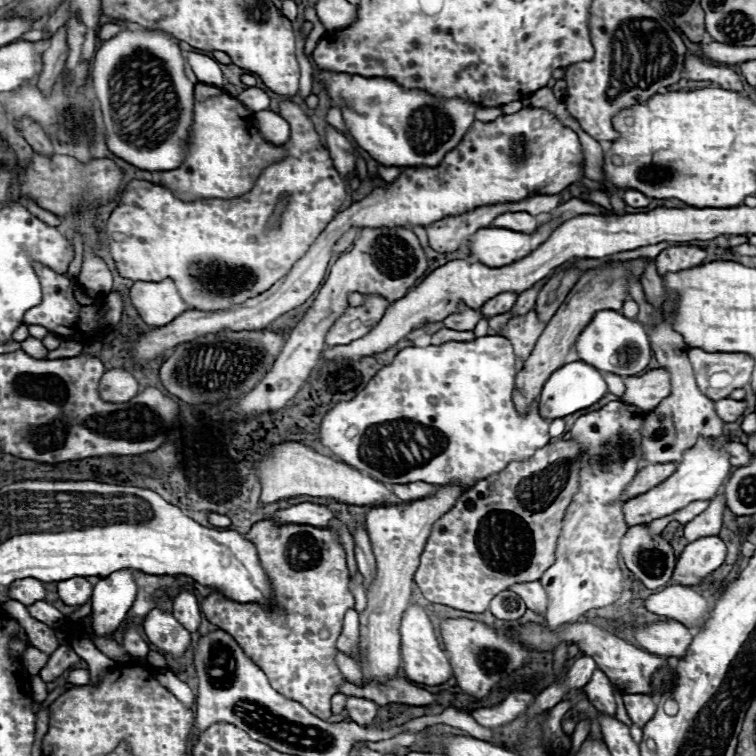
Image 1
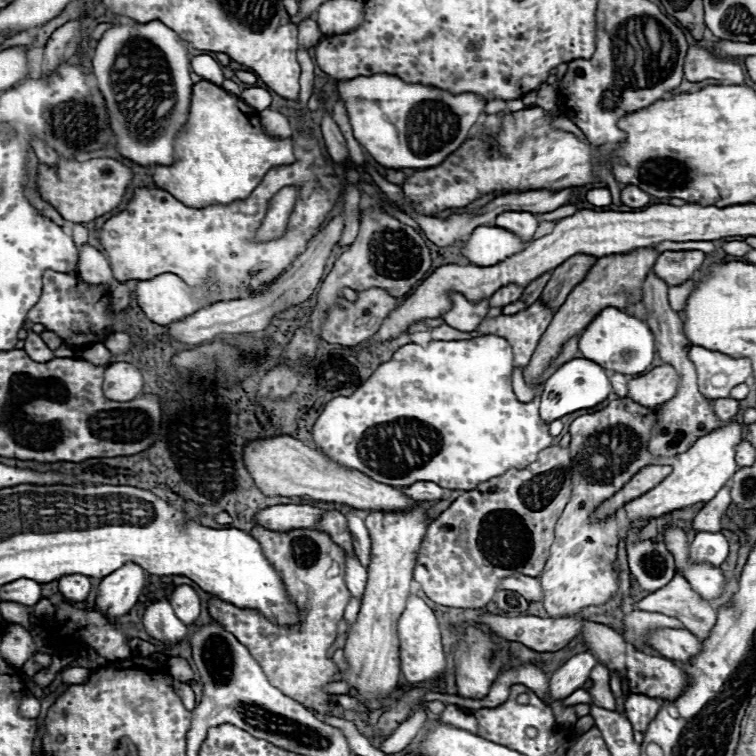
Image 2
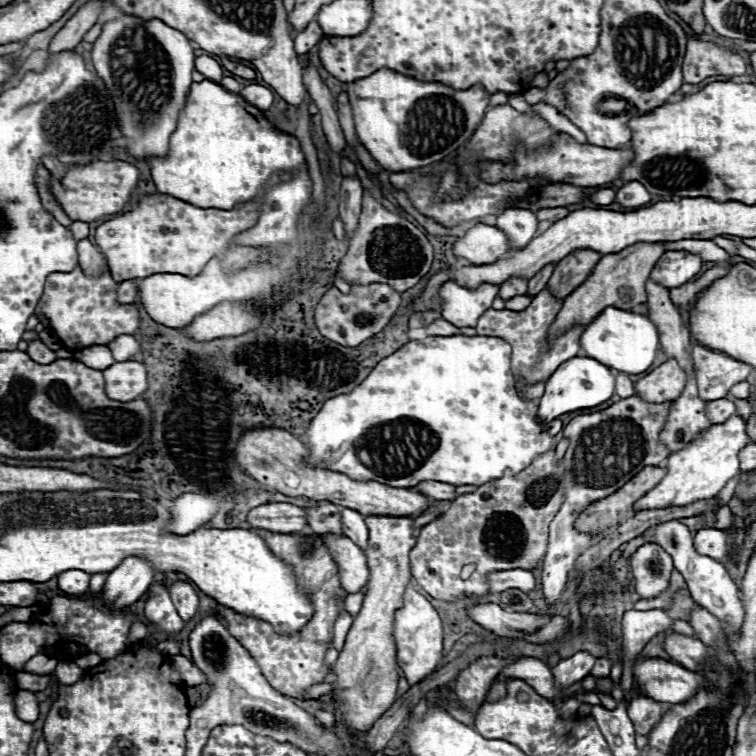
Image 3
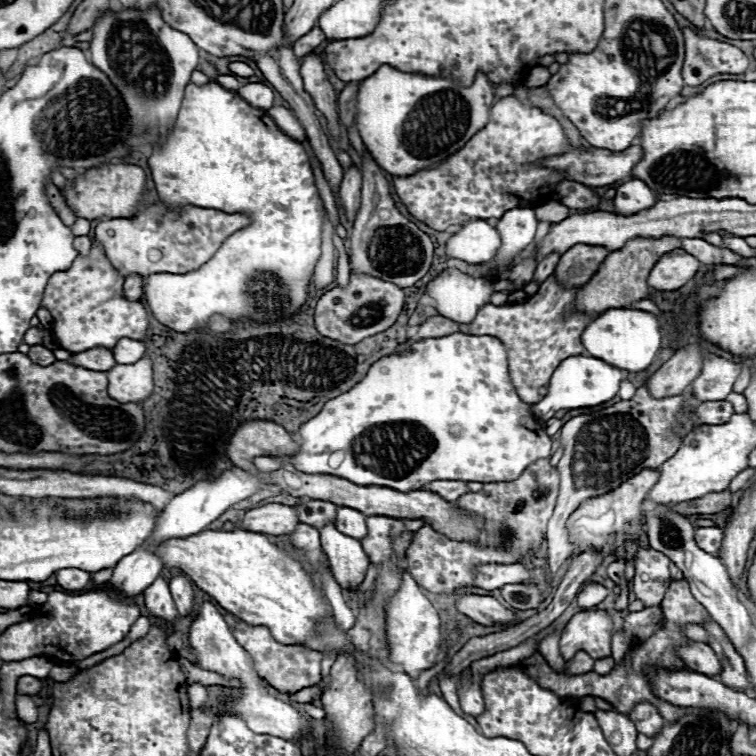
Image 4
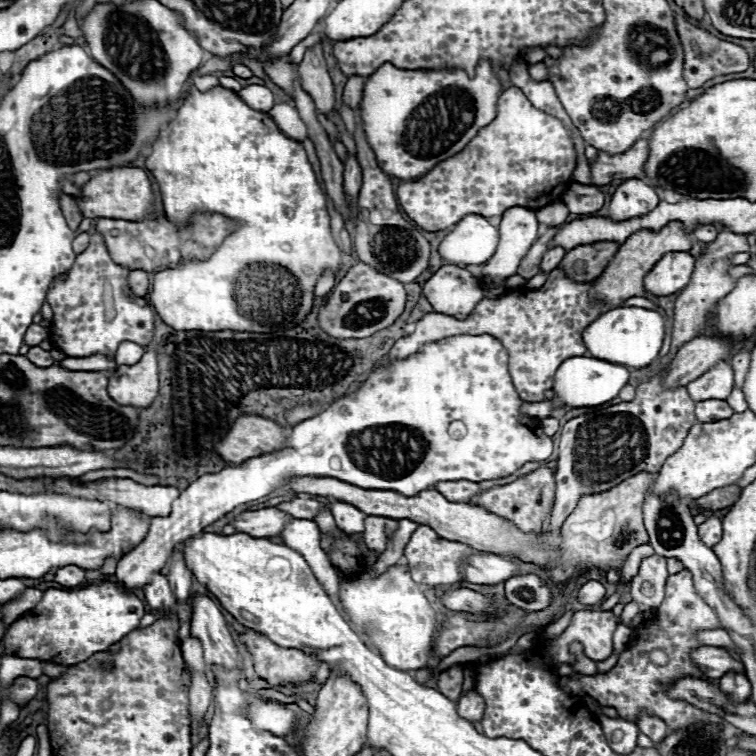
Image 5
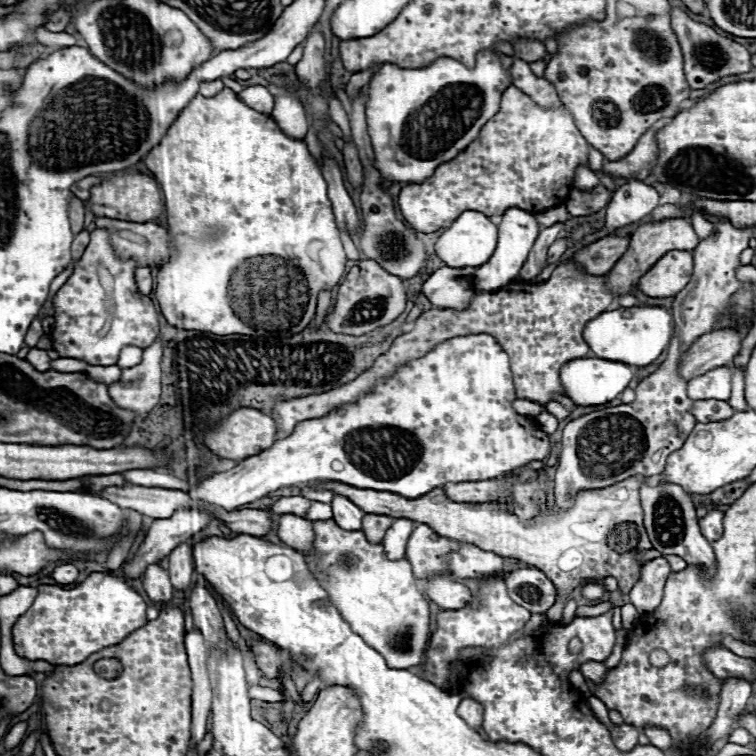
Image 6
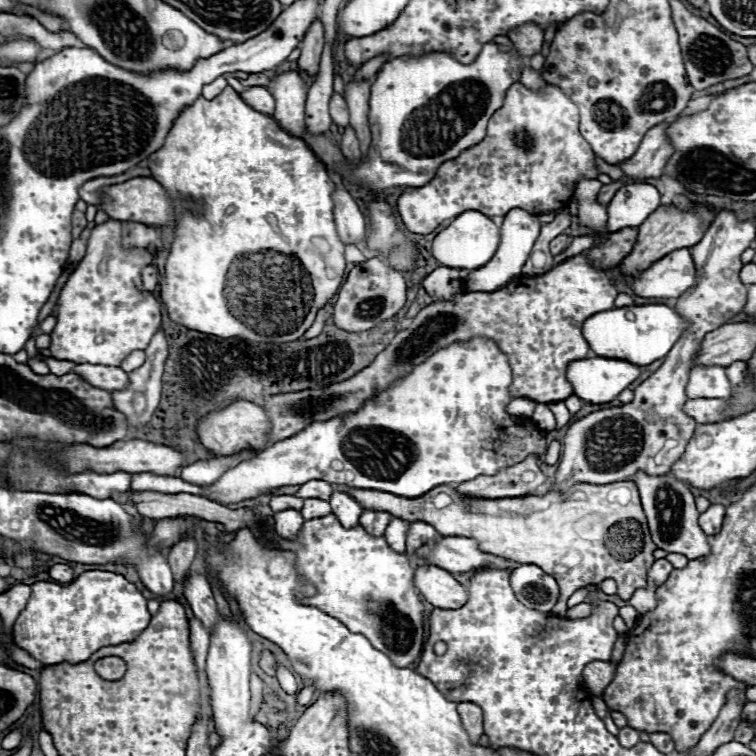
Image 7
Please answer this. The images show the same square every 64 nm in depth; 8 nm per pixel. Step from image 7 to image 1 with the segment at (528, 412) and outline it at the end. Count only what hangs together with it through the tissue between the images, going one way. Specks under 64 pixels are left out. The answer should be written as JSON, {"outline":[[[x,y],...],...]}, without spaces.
{"outline":[[[582,360],[564,364],[544,384],[544,390],[542,390],[542,396],[540,396],[540,416],[546,418],[546,420],[564,418],[572,412],[578,412],[582,408],[596,404],[600,398],[604,398],[604,394],[608,394],[608,386],[606,386],[606,380],[600,374],[600,370],[596,370],[594,366],[590,366]]]}

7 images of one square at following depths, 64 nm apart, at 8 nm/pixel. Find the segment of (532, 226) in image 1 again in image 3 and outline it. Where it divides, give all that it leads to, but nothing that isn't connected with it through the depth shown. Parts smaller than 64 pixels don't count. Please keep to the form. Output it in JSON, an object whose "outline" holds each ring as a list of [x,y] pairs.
{"outline":[[[510,208],[498,216],[496,226],[506,234],[508,242],[510,242],[510,250],[520,250],[534,238],[538,220],[532,210]]]}

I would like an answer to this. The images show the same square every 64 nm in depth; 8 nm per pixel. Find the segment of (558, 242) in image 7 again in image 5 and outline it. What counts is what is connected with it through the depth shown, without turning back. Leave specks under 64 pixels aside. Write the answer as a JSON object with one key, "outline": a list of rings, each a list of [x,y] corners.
{"outline":[[[554,246],[554,248],[550,248],[550,250],[544,254],[544,258],[542,258],[540,270],[542,270],[542,272],[552,272],[554,268],[558,268],[560,260],[564,258],[564,254],[566,254],[566,250],[564,250],[562,246]]]}

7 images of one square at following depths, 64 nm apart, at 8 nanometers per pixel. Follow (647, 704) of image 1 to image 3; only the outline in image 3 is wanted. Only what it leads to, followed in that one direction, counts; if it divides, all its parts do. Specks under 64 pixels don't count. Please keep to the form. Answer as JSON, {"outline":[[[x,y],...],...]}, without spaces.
{"outline":[[[640,696],[628,704],[628,716],[634,722],[636,732],[648,736],[650,730],[662,720],[662,708],[656,700]]]}

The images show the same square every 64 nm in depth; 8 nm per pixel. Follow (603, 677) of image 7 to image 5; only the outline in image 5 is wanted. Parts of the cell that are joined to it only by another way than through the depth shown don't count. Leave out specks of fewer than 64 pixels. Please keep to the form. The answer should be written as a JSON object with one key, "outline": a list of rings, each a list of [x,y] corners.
{"outline":[[[578,656],[578,662],[572,666],[576,672],[582,672],[582,674],[598,674],[598,668],[596,668],[596,662],[586,658],[586,656]]]}

